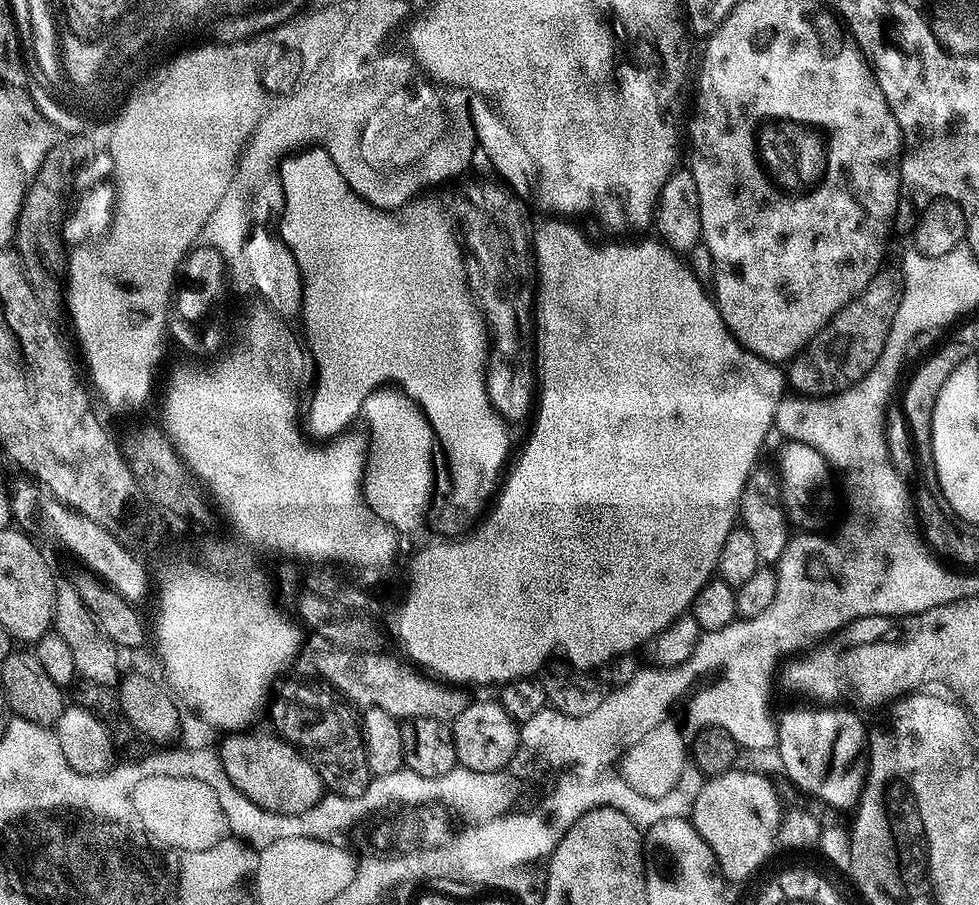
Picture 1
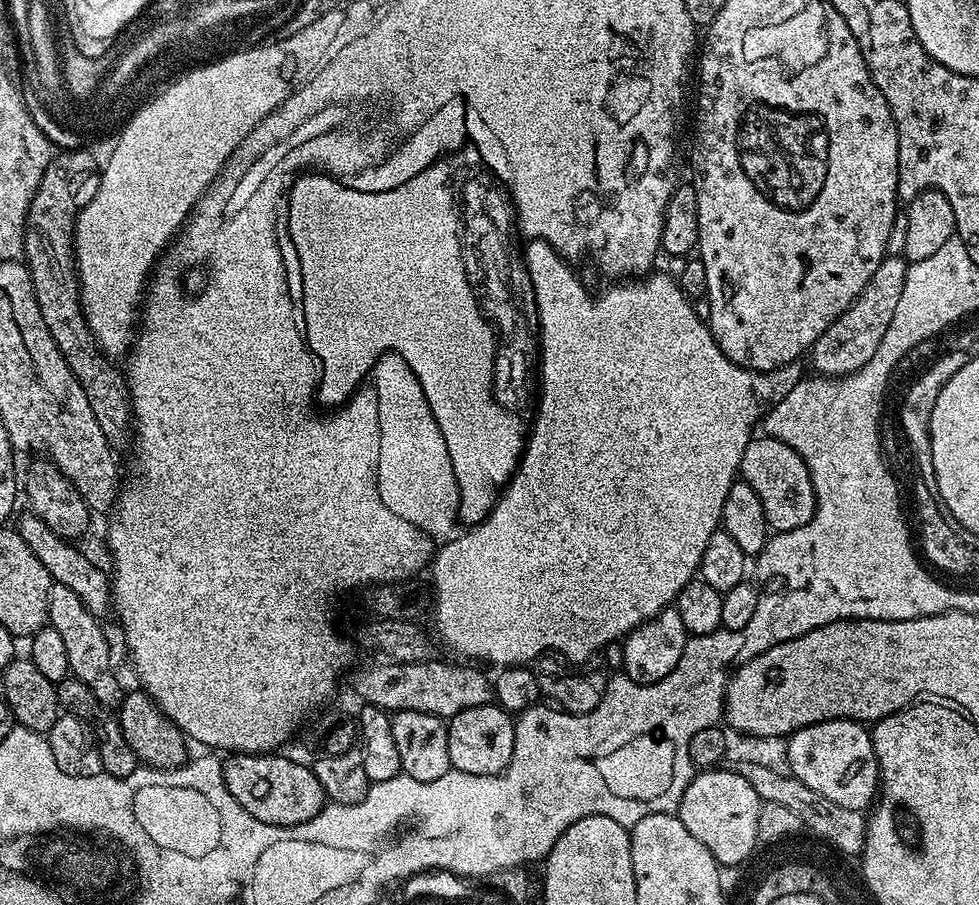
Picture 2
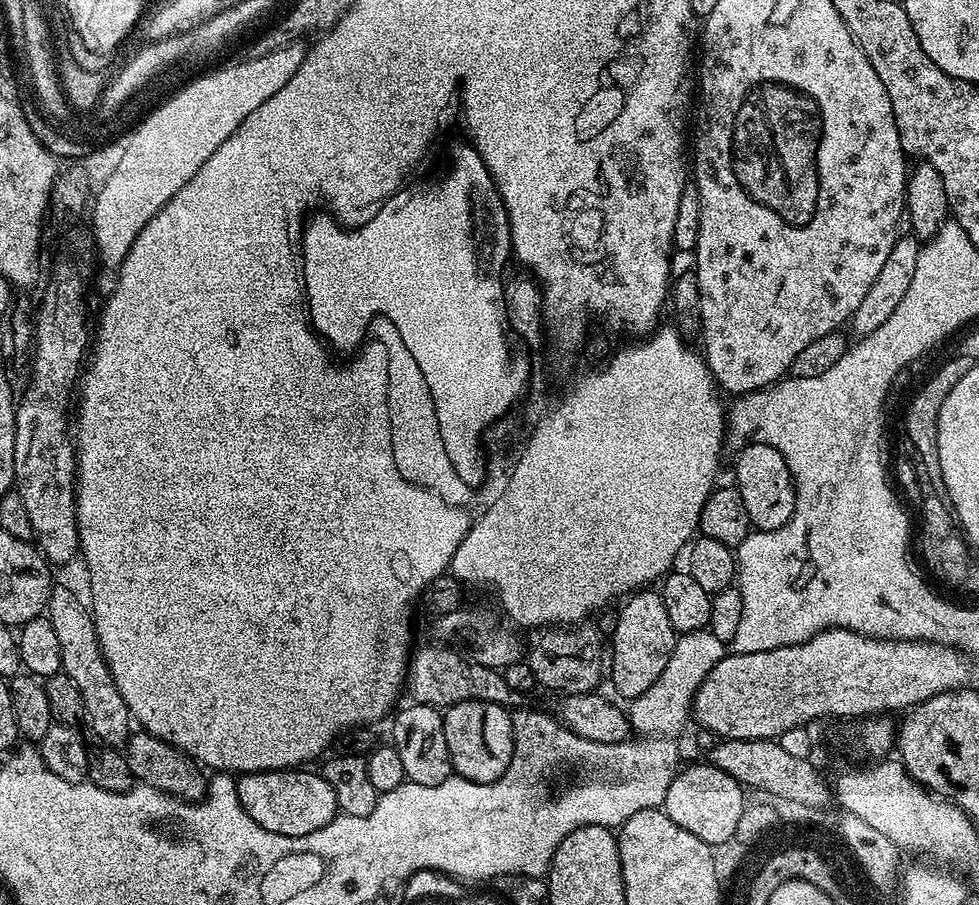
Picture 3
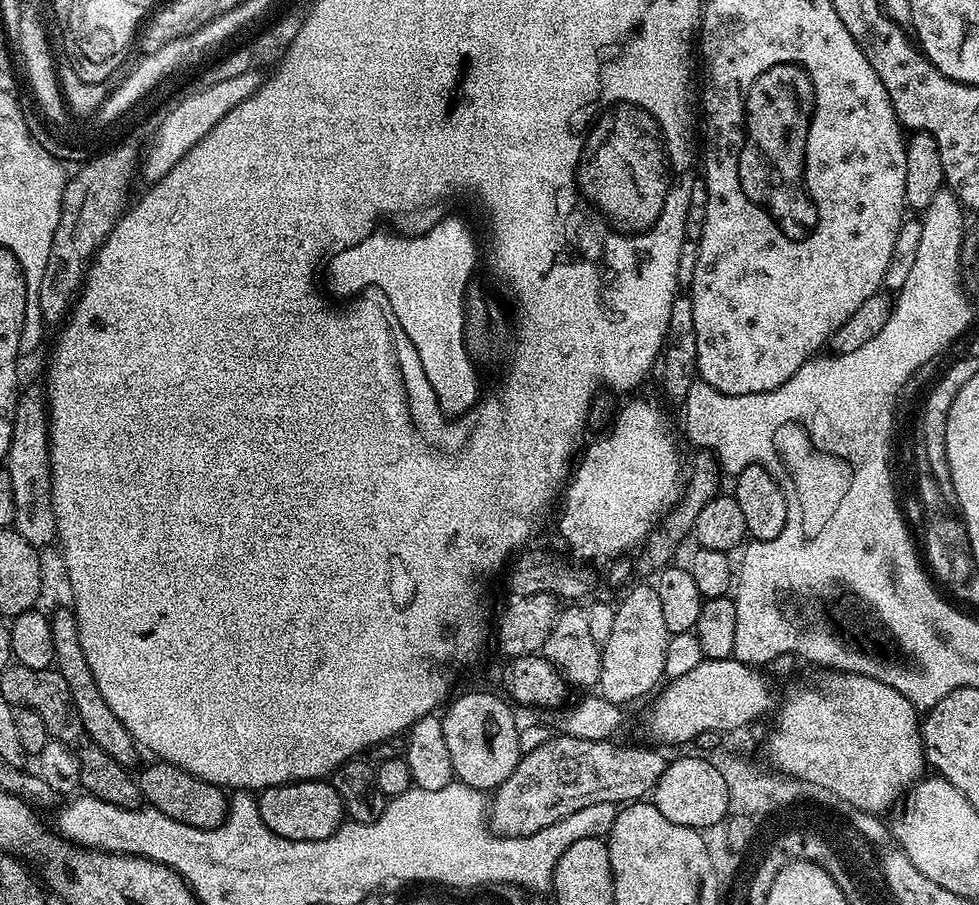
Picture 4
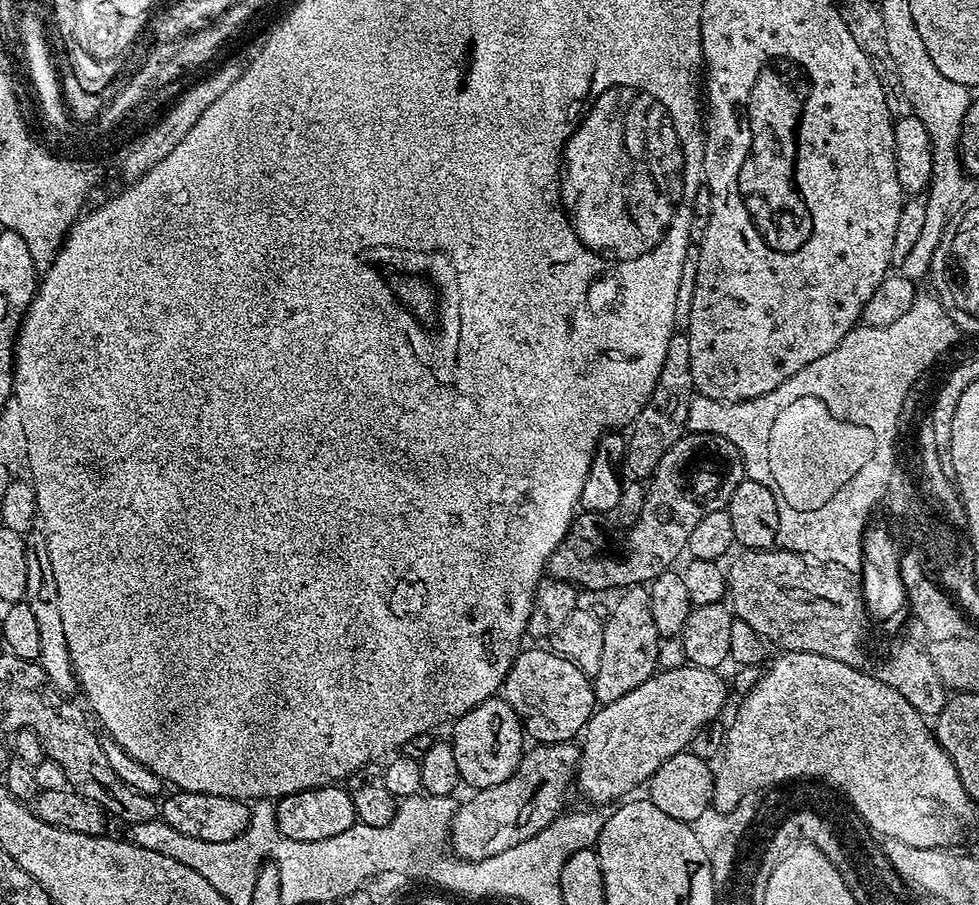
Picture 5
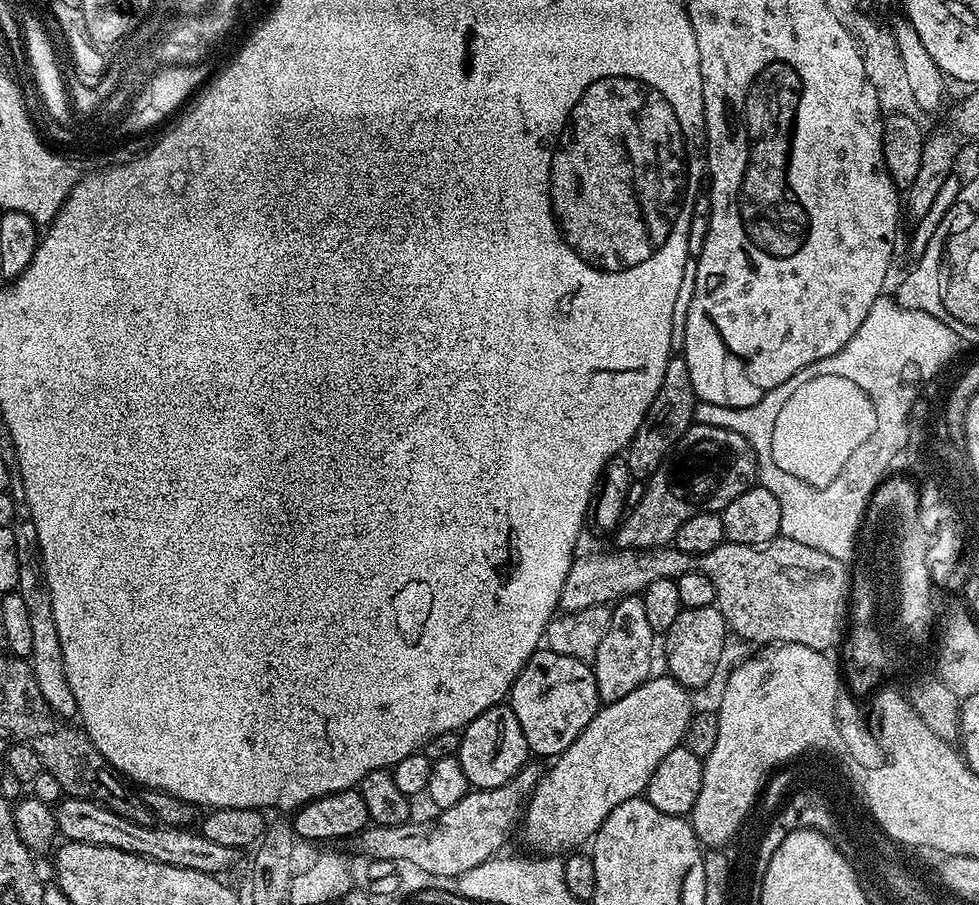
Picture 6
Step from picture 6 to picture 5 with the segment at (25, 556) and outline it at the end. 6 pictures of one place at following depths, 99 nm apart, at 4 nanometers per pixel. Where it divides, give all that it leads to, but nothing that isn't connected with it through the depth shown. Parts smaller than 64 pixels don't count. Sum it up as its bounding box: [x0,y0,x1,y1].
[24,528,79,698]

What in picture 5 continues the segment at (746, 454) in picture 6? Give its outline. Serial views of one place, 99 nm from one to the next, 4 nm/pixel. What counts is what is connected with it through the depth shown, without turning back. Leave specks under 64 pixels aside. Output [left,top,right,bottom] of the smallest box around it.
[547,432,745,592]

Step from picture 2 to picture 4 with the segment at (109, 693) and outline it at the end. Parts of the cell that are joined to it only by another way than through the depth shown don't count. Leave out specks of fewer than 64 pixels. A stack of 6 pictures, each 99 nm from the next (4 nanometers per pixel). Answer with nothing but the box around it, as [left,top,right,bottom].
[50,606,138,770]

